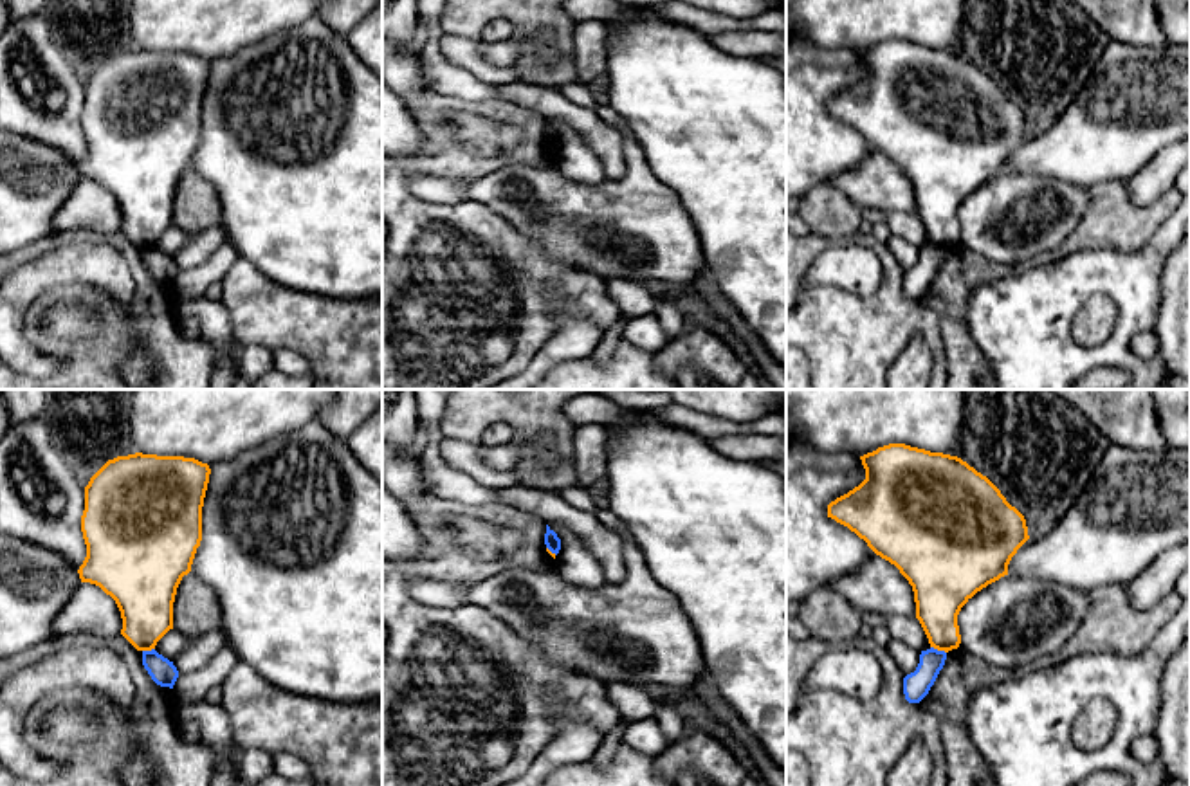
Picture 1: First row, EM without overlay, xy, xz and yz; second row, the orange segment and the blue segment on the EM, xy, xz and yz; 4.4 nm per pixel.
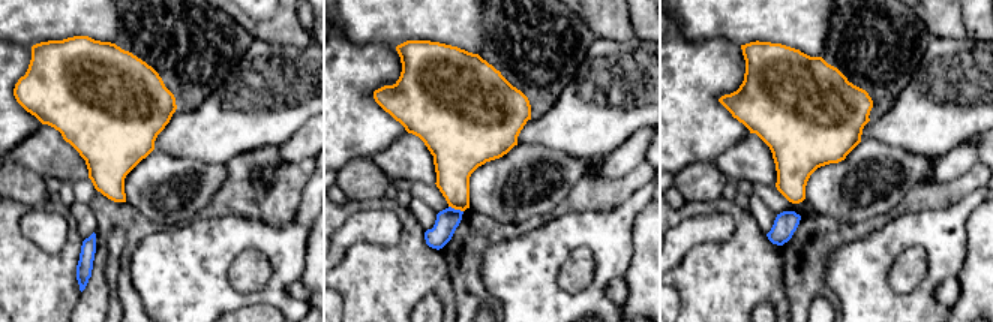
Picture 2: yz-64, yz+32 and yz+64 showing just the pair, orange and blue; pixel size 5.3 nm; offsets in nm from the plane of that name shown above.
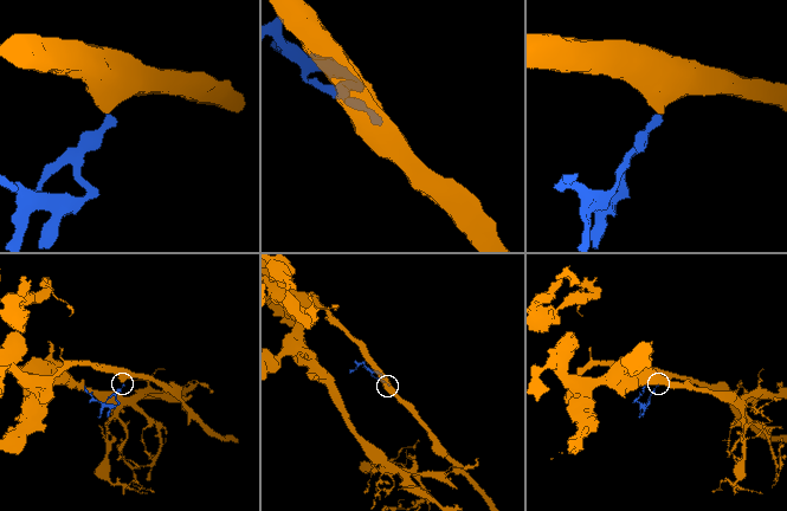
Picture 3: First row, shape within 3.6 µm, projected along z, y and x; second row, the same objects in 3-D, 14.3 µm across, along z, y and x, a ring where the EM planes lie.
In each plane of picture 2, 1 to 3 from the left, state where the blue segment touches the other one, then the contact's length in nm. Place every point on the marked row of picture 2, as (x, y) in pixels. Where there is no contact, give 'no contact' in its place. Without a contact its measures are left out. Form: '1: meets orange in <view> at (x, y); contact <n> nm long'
1: no contact
2: meets orange in yz+32 at (456, 208); contact 90 nm long
3: no contact

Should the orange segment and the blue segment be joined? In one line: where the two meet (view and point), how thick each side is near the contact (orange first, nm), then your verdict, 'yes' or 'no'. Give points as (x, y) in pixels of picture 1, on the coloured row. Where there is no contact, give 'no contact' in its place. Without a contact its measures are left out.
meets orange in yz at (938, 649); 240 nm thick on the orange side, 120 nm on the other; no

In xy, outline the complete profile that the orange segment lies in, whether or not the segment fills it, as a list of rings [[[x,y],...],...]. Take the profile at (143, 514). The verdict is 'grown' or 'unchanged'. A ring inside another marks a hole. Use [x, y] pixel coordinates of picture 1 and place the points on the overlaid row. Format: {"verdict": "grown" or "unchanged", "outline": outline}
{"verdict": "unchanged", "outline": [[[128,454],[108,460],[85,487],[81,532],[87,557],[78,573],[81,582],[99,586],[110,595],[123,618],[121,635],[137,649],[151,651],[173,629],[173,602],[184,575],[191,571],[197,548],[202,541],[202,507],[211,469],[195,458]]]}

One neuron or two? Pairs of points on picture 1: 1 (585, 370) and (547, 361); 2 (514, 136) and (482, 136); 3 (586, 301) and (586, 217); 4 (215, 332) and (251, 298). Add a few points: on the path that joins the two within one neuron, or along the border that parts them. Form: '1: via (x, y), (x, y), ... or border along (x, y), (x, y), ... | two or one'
1: border along (590, 354), (561, 361), (550, 370) | two
2: via (507, 136), (489, 136) | one
3: border along (547, 256), (590, 269), (606, 282) | two
4: border along (220, 300), (240, 348) | two

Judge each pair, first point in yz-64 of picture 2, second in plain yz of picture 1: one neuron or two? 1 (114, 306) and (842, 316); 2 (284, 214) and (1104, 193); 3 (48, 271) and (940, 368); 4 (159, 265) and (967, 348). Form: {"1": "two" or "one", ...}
{"1": "one", "2": "one", "3": "one", "4": "two"}

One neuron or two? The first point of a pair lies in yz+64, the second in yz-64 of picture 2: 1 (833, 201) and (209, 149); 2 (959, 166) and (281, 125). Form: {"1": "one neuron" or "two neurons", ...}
{"1": "two neurons", "2": "two neurons"}

